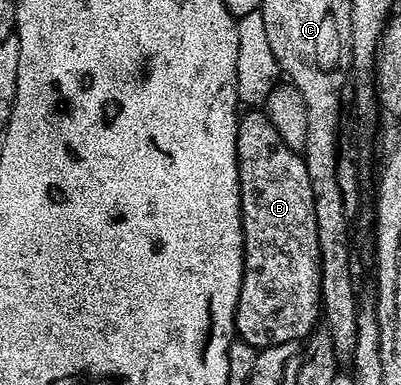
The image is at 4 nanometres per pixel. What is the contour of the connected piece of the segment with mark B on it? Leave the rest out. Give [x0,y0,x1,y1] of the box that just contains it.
[234,111,322,350]

